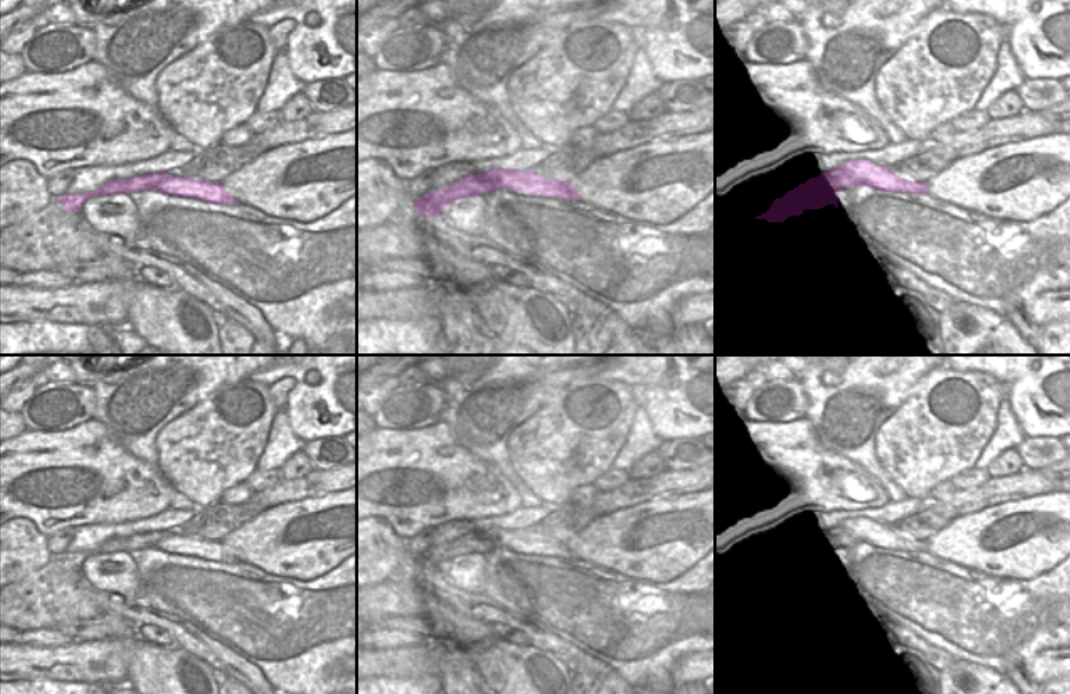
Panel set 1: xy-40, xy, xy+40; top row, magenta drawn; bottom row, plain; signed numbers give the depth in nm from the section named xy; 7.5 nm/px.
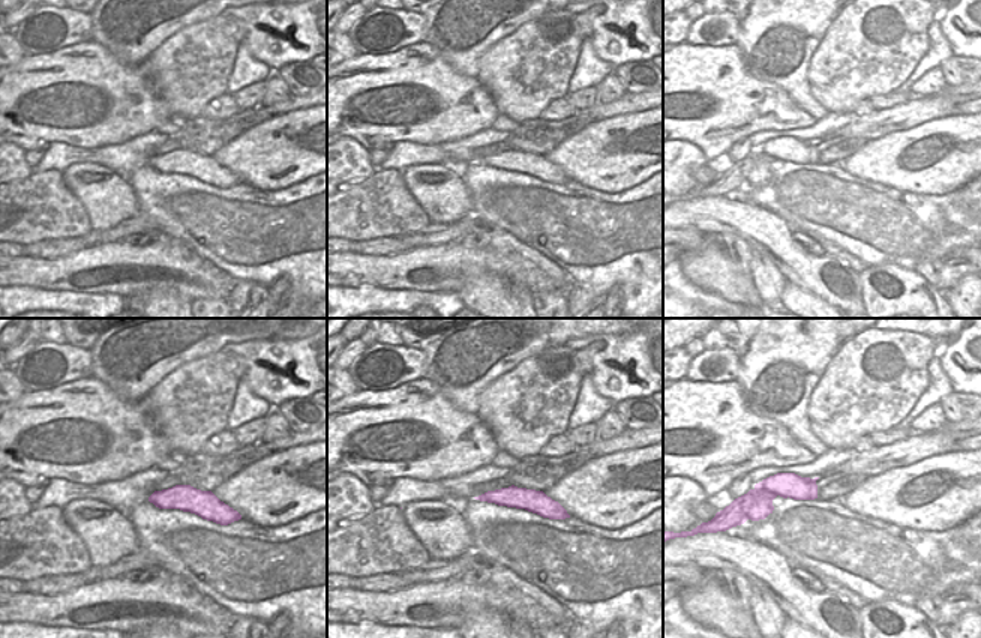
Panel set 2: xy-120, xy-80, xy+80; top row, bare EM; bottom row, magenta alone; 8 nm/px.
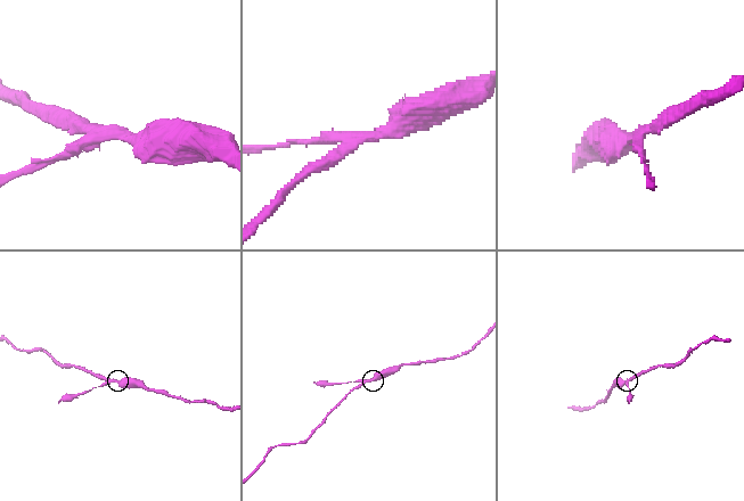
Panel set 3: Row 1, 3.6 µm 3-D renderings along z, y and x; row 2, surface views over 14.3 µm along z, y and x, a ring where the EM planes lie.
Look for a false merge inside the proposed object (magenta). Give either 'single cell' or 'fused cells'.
fused cells

